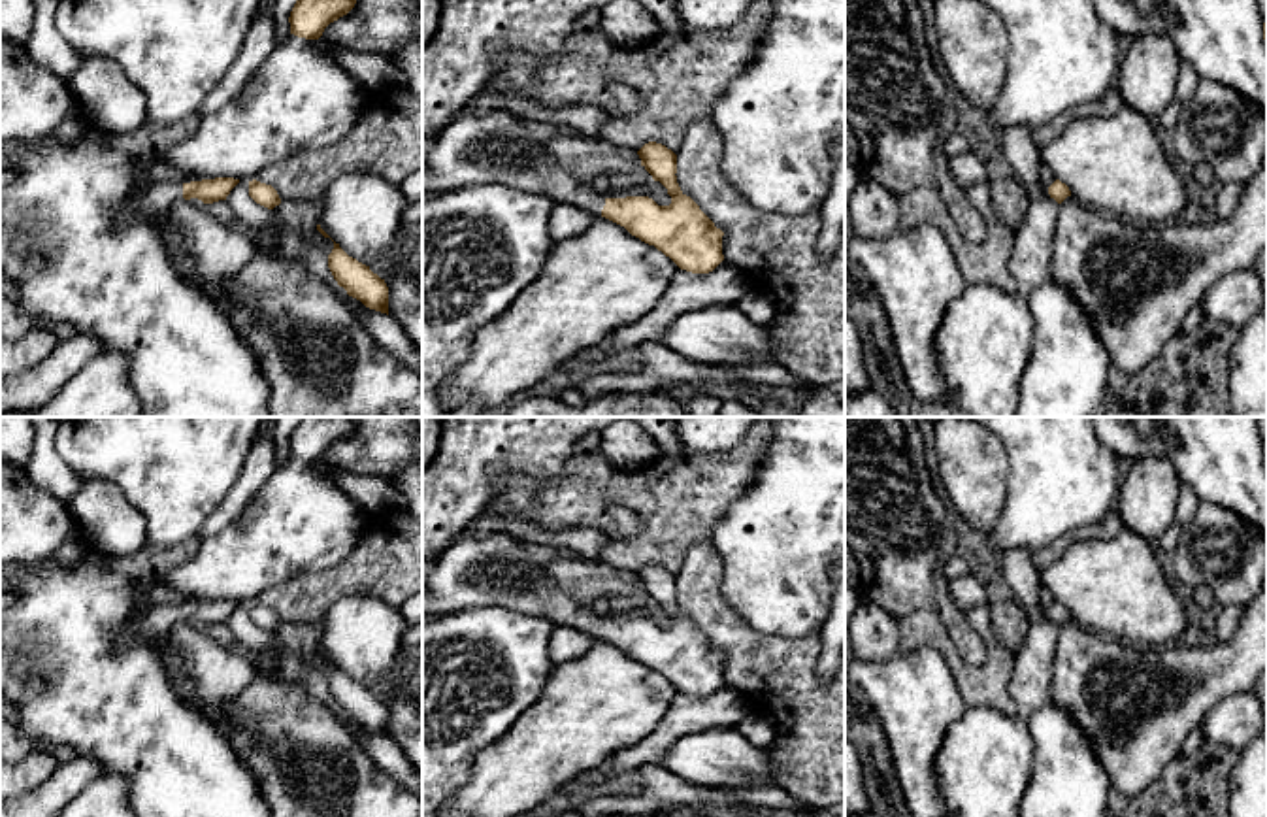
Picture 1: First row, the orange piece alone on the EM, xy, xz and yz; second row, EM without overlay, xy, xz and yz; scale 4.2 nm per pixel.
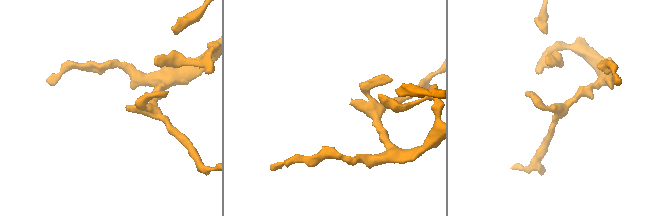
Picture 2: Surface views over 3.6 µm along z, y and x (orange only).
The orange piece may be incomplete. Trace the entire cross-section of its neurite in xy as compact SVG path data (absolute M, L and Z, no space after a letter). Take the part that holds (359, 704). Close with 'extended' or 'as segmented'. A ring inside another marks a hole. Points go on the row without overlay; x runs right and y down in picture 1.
M336 664L328 677L328 691L349 719L360 723L370 732L388 738L388 709L385 702L373 696L370 689L349 679Z; as segmented

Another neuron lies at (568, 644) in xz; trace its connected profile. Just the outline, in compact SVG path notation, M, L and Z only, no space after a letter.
M554 626L551 632L551 659L554 664L566 664L584 657L596 640L571 626Z

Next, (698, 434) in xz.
M677 417L675 432L684 455L720 453L737 447L762 417Z

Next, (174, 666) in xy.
M168 632L162 634L160 638L155 638L151 647L162 659L166 672L172 683L175 685L177 692L181 694L181 698L198 711L196 702L190 698L190 683L183 677L183 662L179 655L168 649Z

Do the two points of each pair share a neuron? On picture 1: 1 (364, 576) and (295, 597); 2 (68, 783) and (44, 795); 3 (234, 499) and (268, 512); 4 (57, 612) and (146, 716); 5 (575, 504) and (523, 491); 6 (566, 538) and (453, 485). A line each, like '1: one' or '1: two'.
1: one
2: one
3: two
4: one
5: one
6: two

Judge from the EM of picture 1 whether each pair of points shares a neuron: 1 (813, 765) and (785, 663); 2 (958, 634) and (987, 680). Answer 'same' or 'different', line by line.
1: same
2: different

